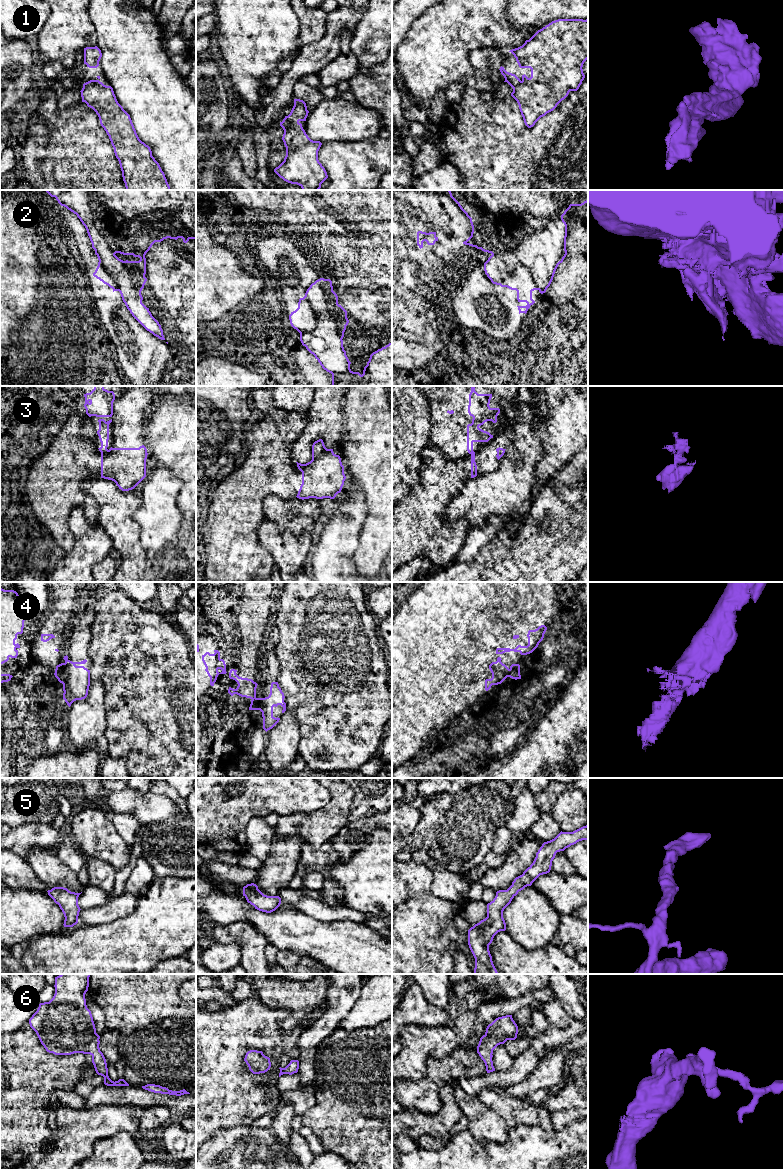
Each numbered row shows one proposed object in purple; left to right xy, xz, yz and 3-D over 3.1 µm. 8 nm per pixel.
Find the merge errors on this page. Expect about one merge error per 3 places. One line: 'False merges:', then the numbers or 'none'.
False merges: 2, 3, 4

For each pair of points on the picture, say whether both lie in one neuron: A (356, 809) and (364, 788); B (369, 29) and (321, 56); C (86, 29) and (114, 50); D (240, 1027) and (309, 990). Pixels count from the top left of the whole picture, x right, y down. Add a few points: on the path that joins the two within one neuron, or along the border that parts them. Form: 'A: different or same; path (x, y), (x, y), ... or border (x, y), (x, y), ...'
A: same; path (361, 804), (364, 801), (364, 793)
B: different; border (365, 10), (352, 30)
C: different; border (88, 15), (95, 29), (97, 45)
D: different; border (256, 994), (290, 1012), (284, 1030)

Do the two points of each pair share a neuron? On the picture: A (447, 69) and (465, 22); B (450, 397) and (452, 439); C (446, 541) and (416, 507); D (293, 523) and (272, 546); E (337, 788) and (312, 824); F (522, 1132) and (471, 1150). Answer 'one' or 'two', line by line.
A: one
B: one
C: one
D: two
E: one
F: one

